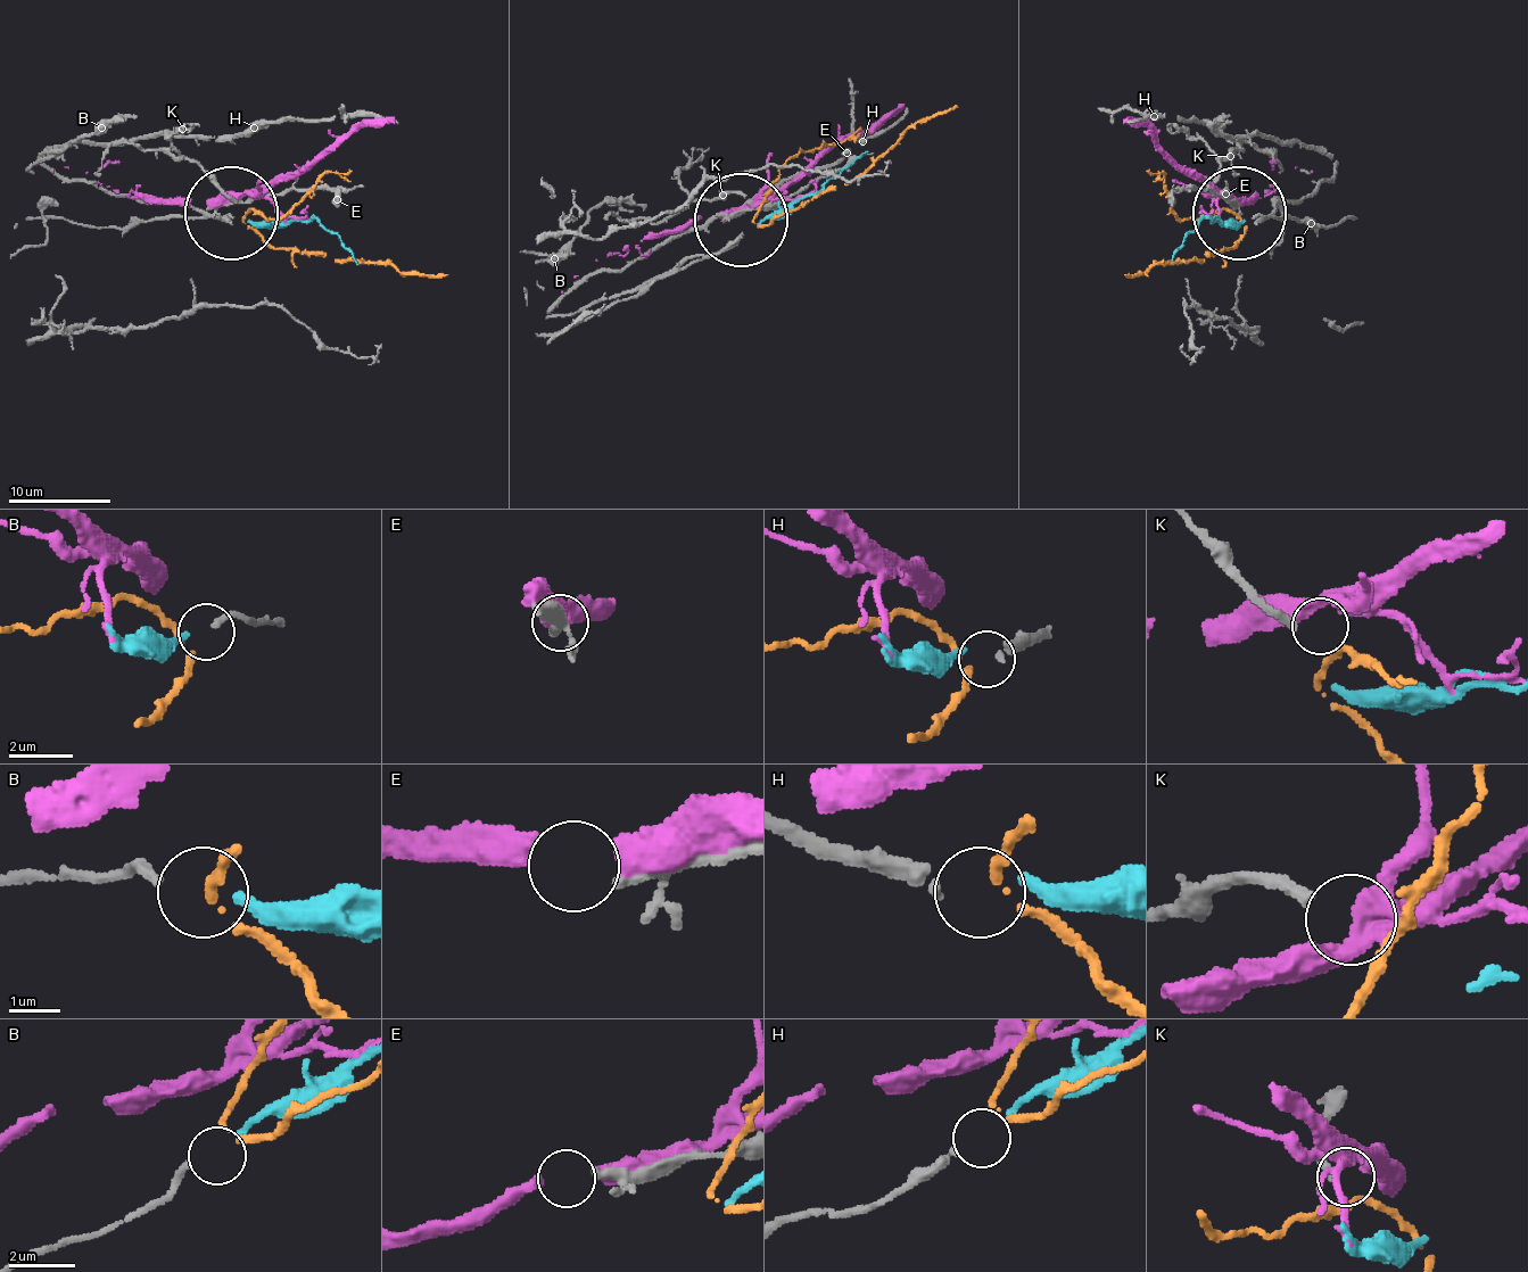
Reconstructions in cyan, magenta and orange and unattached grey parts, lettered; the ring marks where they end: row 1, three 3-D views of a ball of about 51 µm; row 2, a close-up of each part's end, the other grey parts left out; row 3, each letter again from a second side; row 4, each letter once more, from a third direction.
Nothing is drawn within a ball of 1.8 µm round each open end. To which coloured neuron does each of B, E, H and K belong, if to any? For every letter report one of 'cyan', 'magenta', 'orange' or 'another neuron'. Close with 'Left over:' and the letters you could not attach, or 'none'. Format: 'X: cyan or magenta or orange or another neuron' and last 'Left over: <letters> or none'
B: cyan
E: another neuron
H: orange
K: another neuron
Left over: E, K

